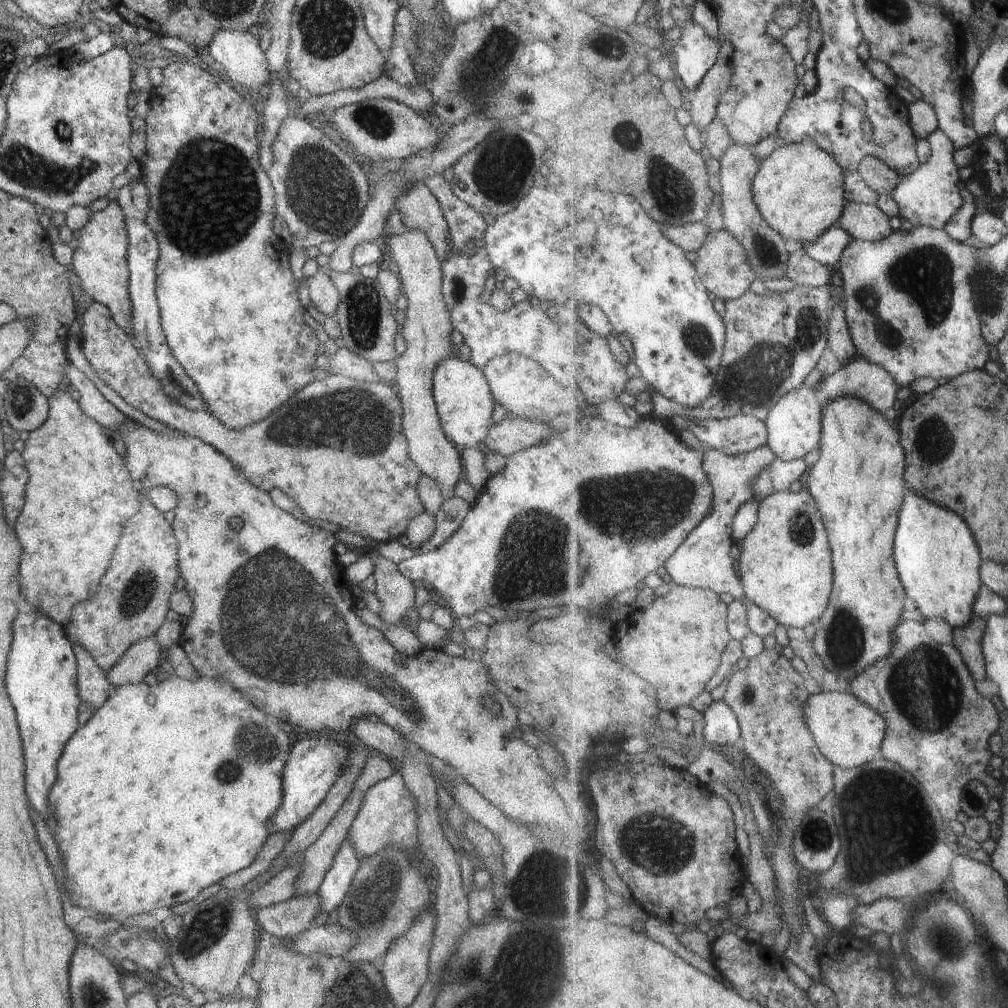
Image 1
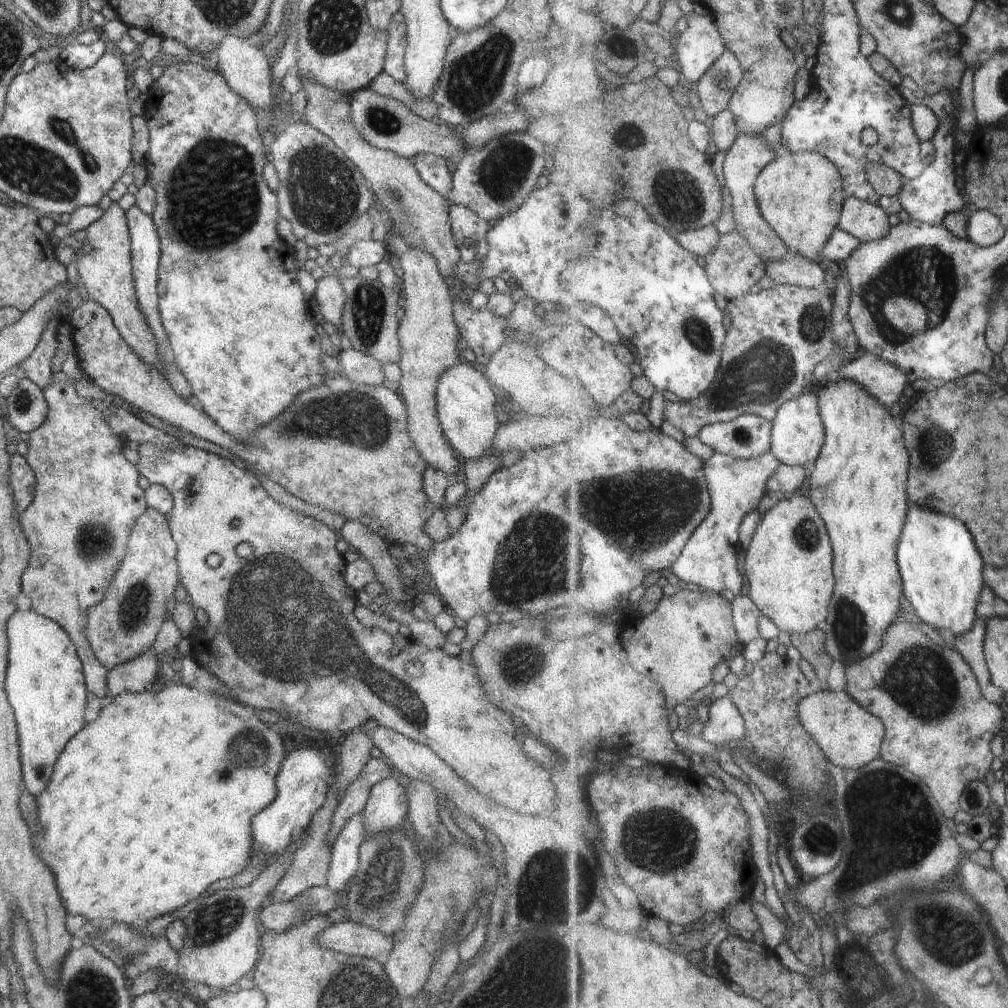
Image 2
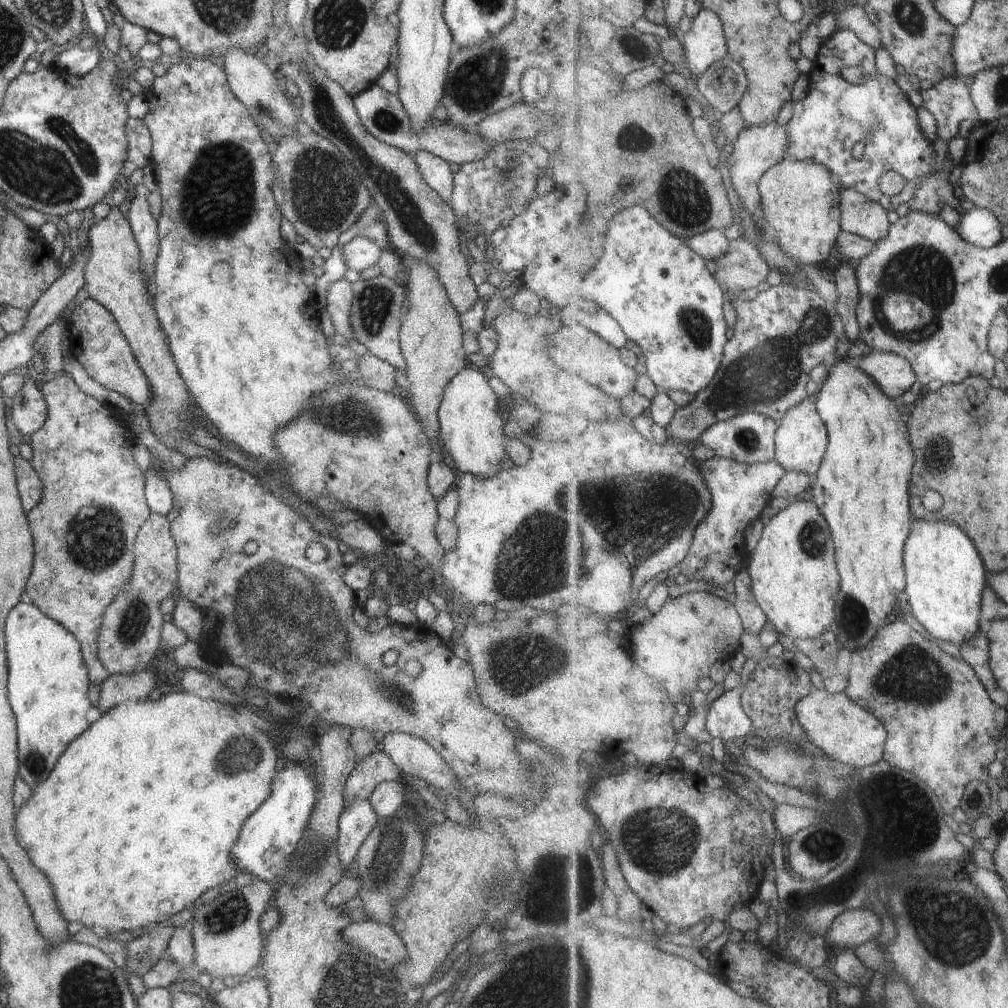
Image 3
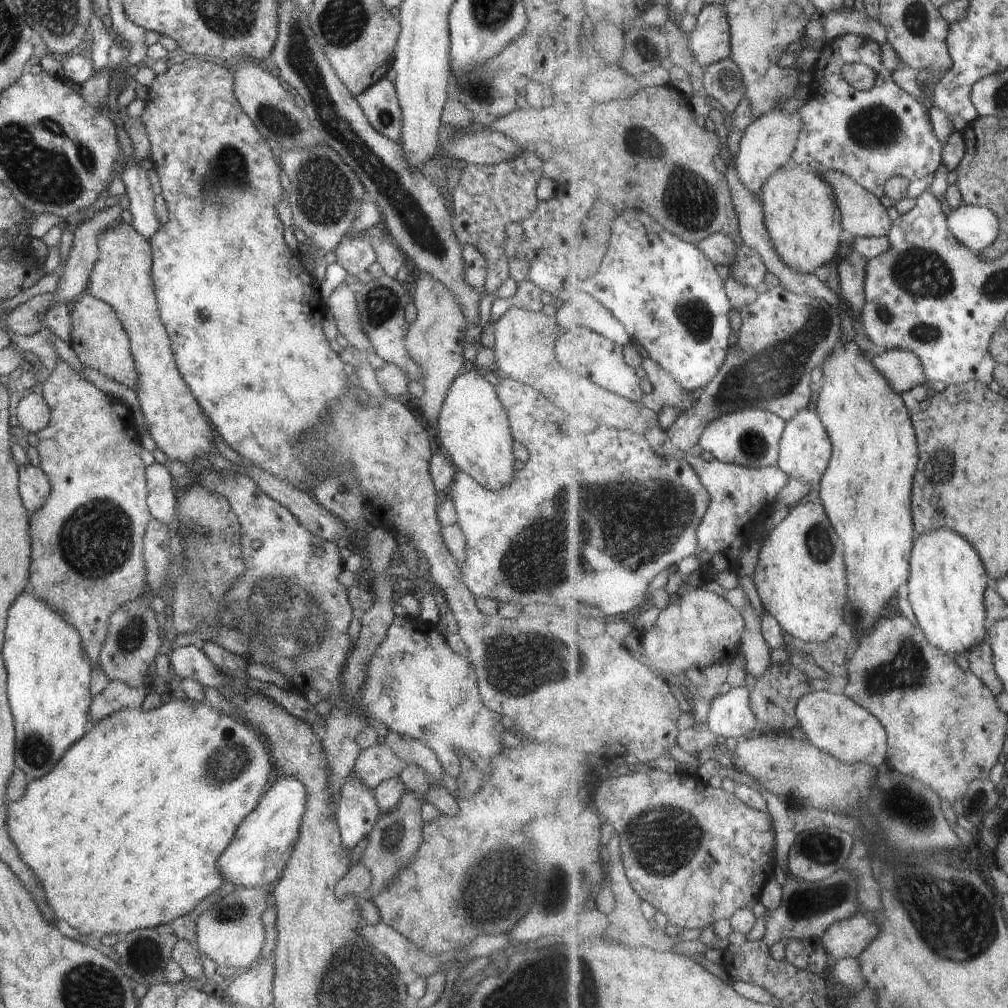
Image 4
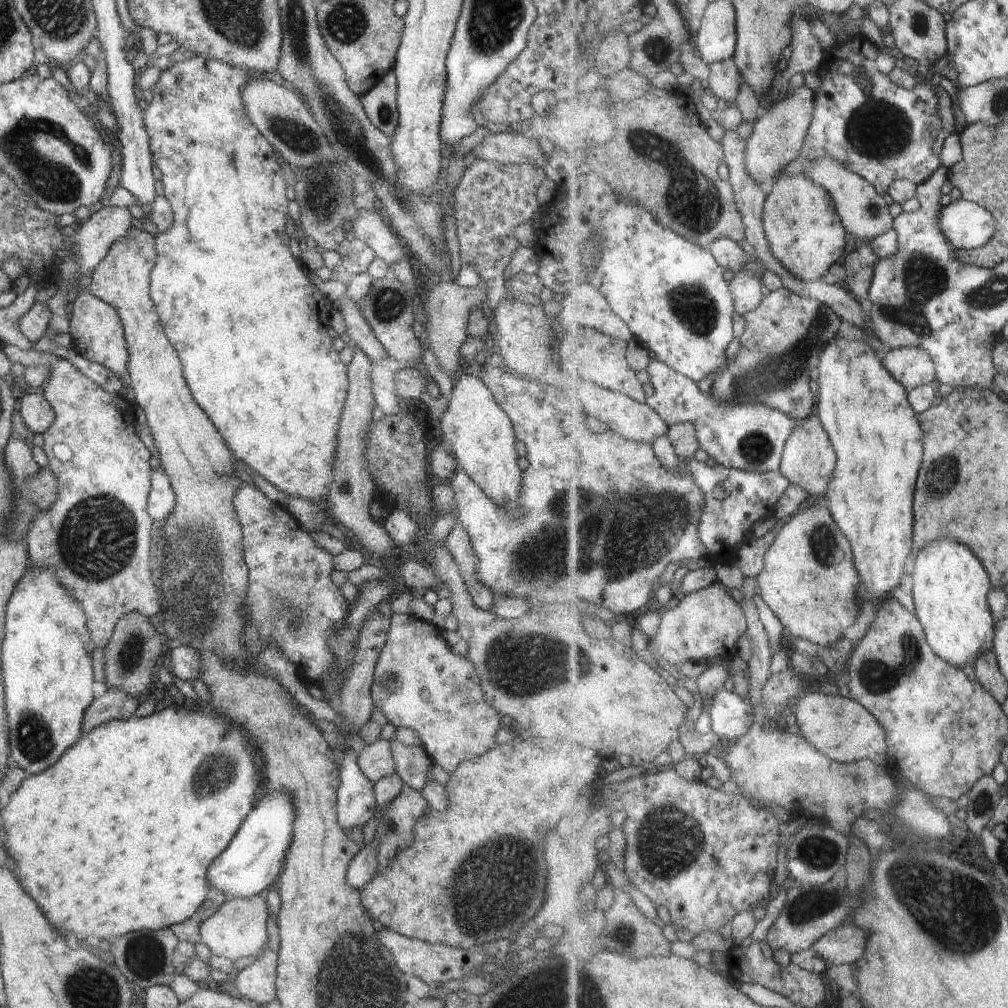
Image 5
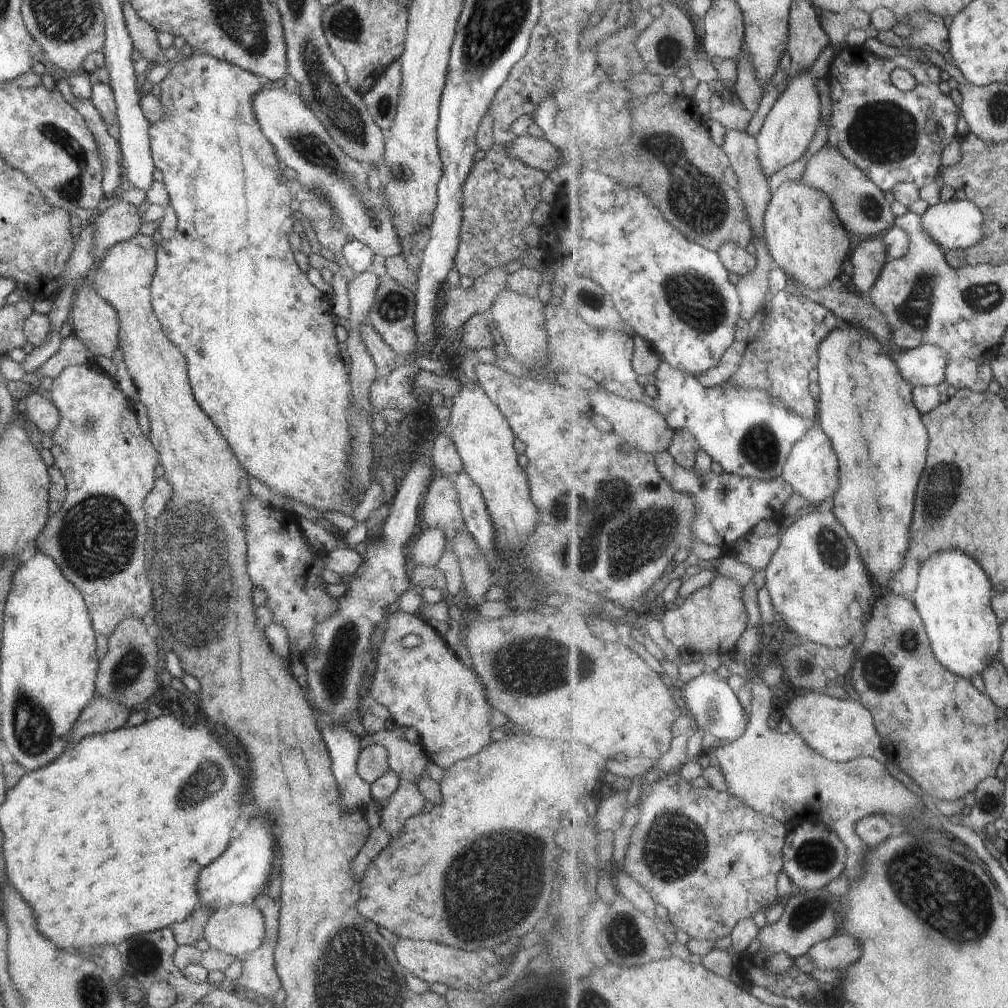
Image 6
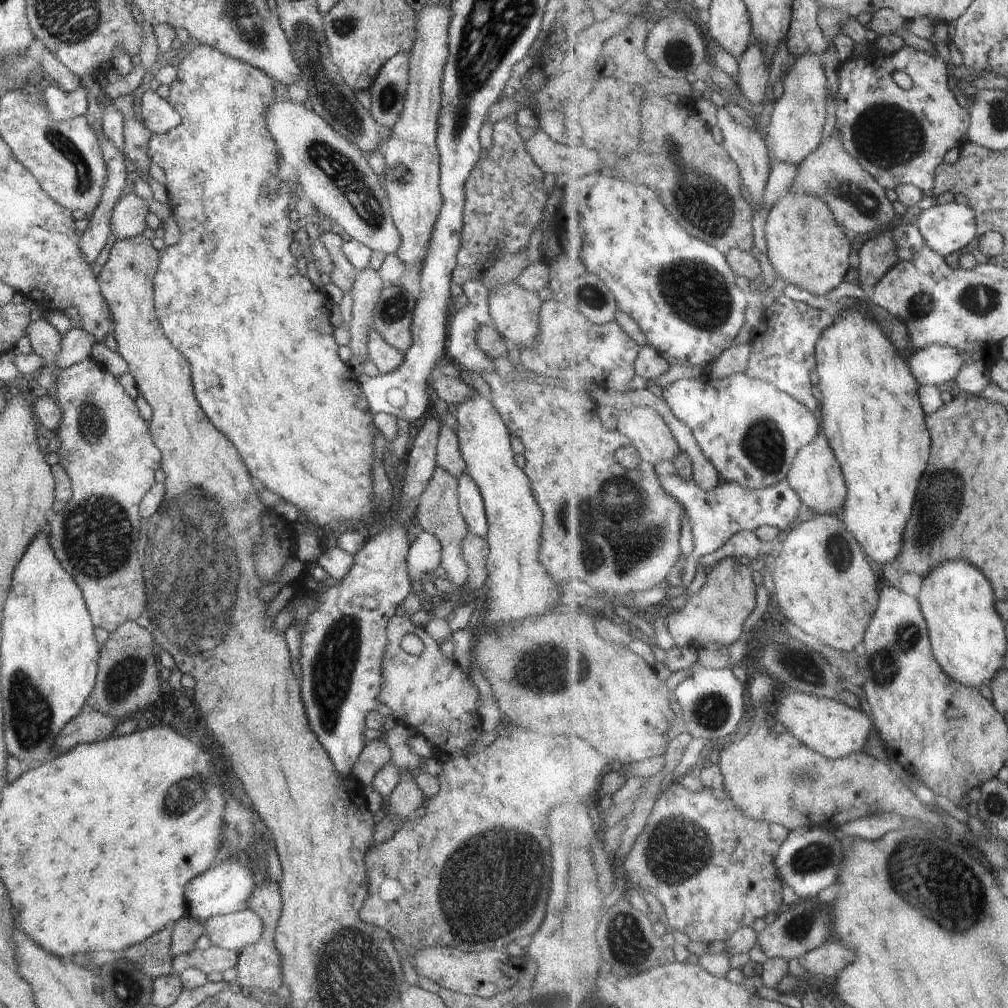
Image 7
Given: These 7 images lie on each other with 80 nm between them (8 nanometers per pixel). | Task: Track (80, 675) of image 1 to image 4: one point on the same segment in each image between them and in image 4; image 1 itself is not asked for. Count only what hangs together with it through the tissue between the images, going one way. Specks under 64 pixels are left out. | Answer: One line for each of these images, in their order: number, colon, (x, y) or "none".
2: (87, 499)
3: (93, 499)
4: (90, 450)

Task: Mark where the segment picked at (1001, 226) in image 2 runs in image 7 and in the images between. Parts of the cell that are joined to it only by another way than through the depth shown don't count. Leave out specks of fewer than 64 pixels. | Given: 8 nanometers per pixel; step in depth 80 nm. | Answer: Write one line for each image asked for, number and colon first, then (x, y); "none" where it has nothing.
3: (982, 227)
4: (978, 227)
5: (968, 224)
6: (954, 224)
7: (949, 228)

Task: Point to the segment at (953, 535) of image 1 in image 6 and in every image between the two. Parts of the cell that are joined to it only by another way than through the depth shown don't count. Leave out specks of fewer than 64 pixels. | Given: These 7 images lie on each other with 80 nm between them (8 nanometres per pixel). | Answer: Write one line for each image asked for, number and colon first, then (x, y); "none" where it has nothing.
2: (944, 571)
3: (948, 579)
4: (949, 583)
5: (951, 586)
6: (955, 595)

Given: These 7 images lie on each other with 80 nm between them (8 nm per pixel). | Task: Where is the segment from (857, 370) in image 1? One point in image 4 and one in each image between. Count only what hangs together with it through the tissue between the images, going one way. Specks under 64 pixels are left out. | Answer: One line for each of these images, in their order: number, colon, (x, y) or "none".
2: (887, 381)
3: (896, 373)
4: (906, 370)

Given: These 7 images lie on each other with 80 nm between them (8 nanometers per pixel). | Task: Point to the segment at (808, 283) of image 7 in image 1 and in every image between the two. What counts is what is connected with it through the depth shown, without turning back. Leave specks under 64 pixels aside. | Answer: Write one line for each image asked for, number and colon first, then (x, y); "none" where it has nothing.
1: (801, 189)
2: (805, 191)
3: (803, 200)
4: (803, 214)
5: (806, 231)
6: (804, 232)

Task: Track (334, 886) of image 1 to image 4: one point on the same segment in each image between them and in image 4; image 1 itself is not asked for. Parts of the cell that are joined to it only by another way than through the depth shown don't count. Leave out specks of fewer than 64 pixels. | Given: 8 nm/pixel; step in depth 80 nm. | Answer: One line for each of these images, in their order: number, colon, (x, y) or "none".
2: (344, 863)
3: (357, 819)
4: (357, 810)

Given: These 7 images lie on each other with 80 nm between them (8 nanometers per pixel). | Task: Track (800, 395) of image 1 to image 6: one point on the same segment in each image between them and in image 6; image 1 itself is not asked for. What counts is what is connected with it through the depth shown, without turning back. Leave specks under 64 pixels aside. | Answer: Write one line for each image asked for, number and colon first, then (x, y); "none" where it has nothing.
2: (798, 435)
3: (802, 441)
4: (806, 448)
5: (810, 460)
6: (813, 470)

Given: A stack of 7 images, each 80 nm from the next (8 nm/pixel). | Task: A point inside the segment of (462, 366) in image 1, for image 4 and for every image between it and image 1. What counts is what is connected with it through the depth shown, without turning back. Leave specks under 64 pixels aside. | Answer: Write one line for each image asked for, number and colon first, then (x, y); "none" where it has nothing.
2: (465, 403)
3: (471, 429)
4: (474, 431)

